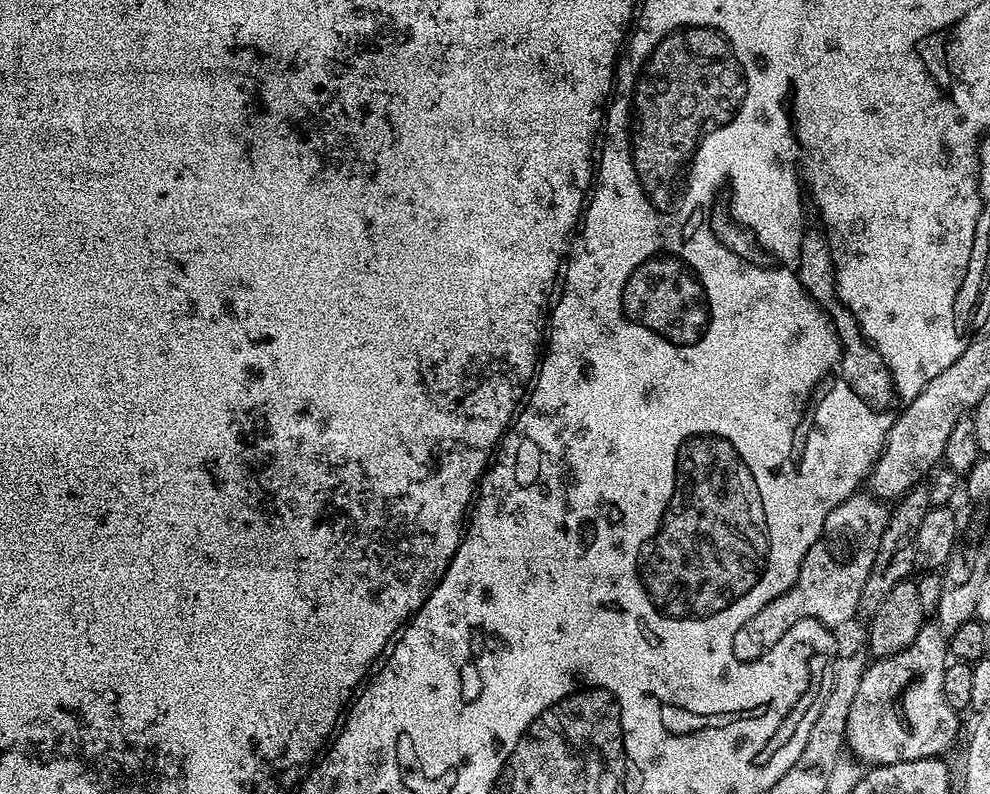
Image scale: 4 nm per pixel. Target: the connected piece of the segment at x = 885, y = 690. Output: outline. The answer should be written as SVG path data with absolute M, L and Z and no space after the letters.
M925 622L918 630L918 638L914 638L906 650L893 656L873 659L858 682L858 690L850 706L850 718L846 722L844 735L847 751L852 751L851 755L857 761L868 766L931 756L940 758L945 755L943 752L950 751L960 732L961 717L950 706L950 702L946 702L946 694L942 694L942 674L949 663L946 633L935 622Z

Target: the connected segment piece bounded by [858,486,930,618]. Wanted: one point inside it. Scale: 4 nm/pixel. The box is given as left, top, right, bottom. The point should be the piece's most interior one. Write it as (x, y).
(895, 559)

